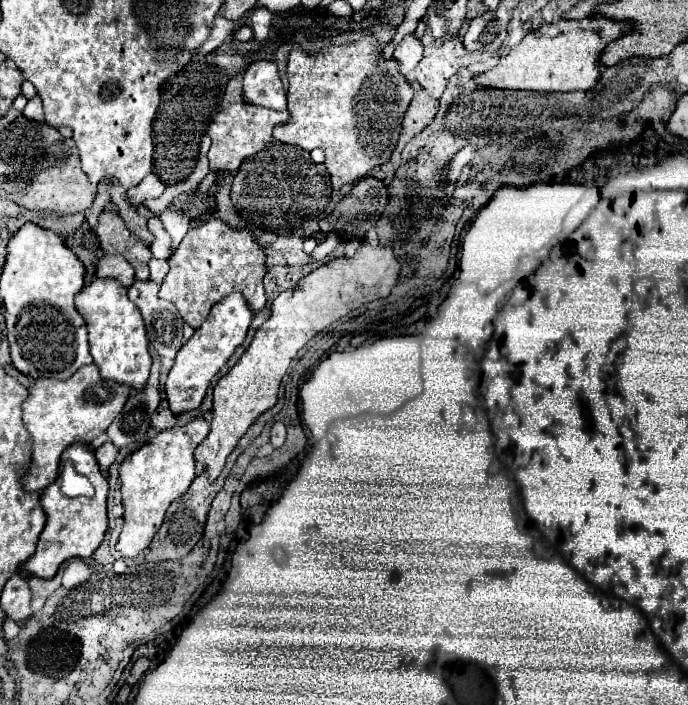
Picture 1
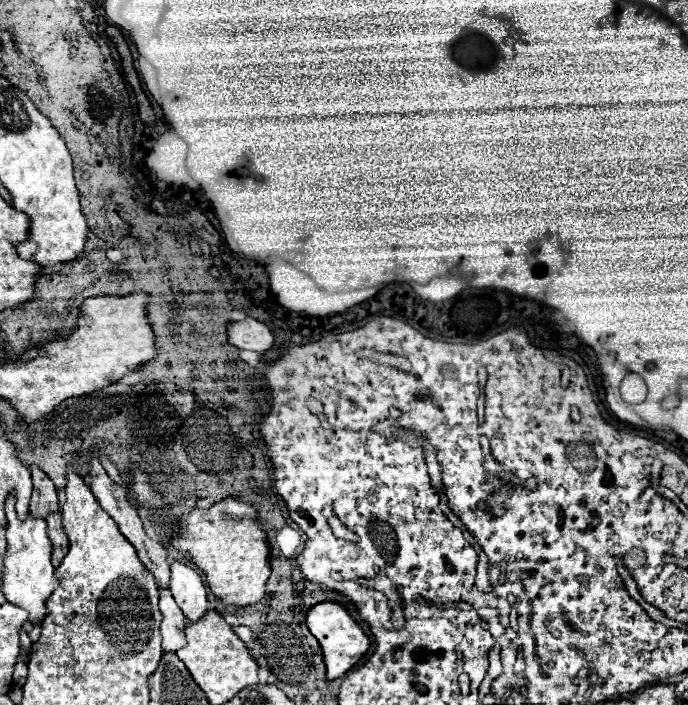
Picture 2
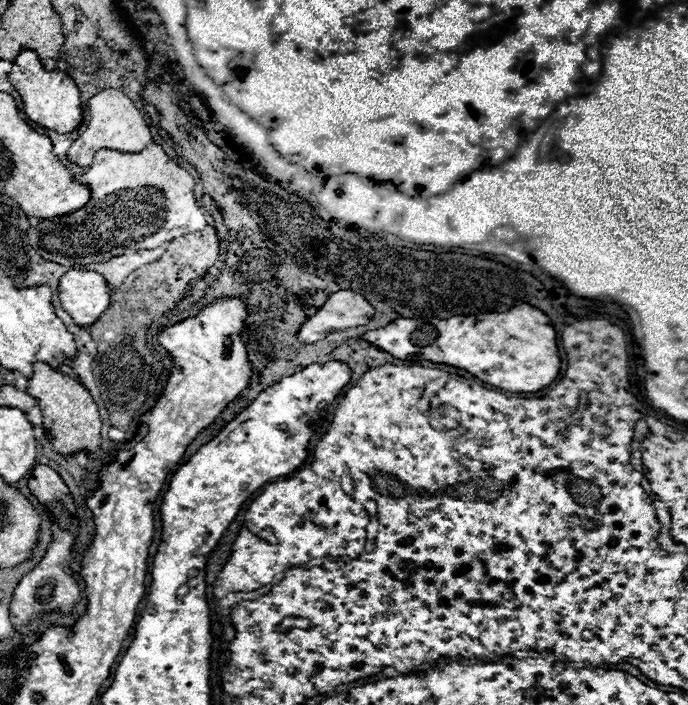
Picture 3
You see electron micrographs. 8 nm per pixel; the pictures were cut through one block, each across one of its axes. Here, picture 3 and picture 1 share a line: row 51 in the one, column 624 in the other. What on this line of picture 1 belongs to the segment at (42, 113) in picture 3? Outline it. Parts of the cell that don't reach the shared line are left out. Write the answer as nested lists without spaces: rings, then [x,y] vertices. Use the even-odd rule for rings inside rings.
[[[582,18],[582,20],[558,20],[552,24],[542,24],[540,28],[532,30],[522,38],[518,46],[510,50],[510,54],[502,56],[500,62],[486,70],[484,74],[474,76],[474,82],[488,88],[508,88],[508,90],[544,90],[544,92],[574,92],[574,90],[590,90],[596,86],[596,78],[602,74],[602,64],[598,60],[598,54],[602,48],[618,38],[620,34],[626,34],[632,28],[632,24],[624,22],[612,22],[608,18]]]

